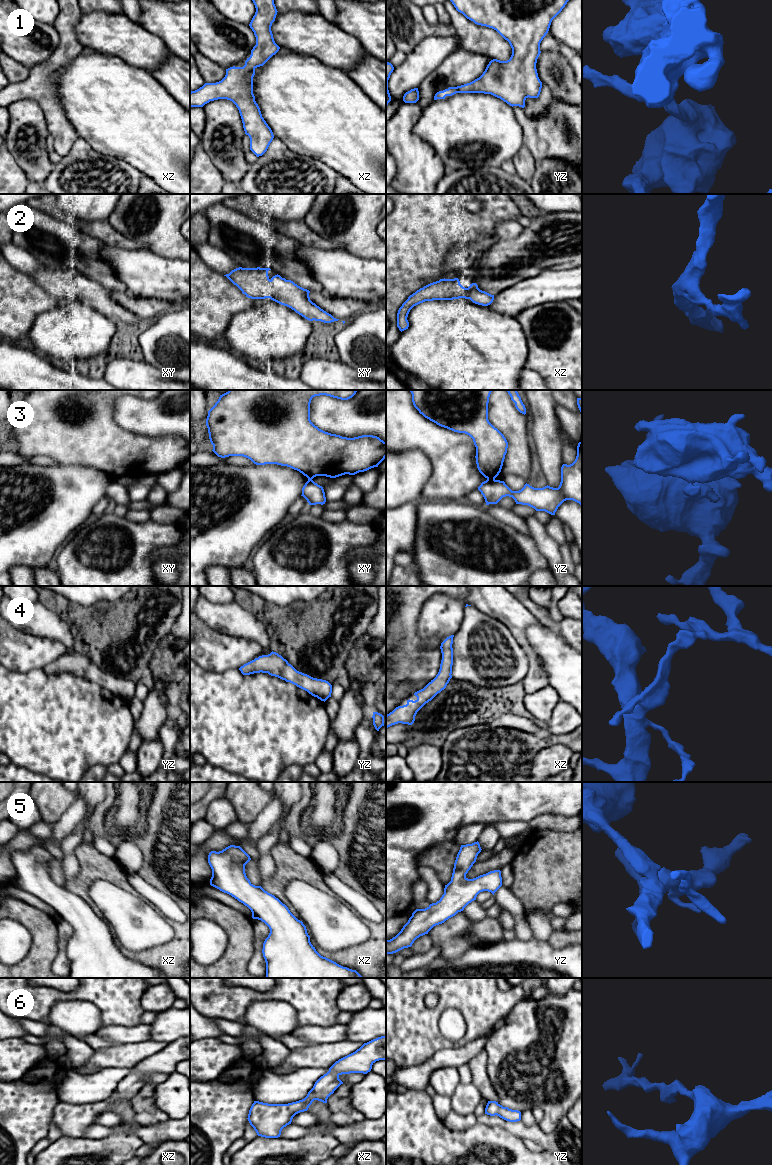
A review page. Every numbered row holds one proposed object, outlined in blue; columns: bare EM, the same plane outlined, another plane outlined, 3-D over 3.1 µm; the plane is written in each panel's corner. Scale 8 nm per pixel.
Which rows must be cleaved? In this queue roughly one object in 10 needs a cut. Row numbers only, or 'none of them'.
3

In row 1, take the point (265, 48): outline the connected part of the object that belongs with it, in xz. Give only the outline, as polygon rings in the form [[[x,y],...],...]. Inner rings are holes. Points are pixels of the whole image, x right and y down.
[[[252,0],[256,12],[249,26],[256,37],[256,45],[243,67],[226,69],[225,77],[216,83],[205,83],[190,92],[190,107],[203,107],[210,101],[227,99],[239,110],[245,134],[250,138],[250,150],[262,156],[272,142],[274,135],[262,117],[253,94],[255,69],[263,66],[280,47],[275,43],[271,31],[277,9],[274,0]]]

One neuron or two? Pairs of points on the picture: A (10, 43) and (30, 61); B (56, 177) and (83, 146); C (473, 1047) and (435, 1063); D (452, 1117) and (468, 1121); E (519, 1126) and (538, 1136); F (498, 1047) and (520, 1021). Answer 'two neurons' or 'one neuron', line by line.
A: one neuron
B: one neuron
C: one neuron
D: one neuron
E: one neuron
F: one neuron

